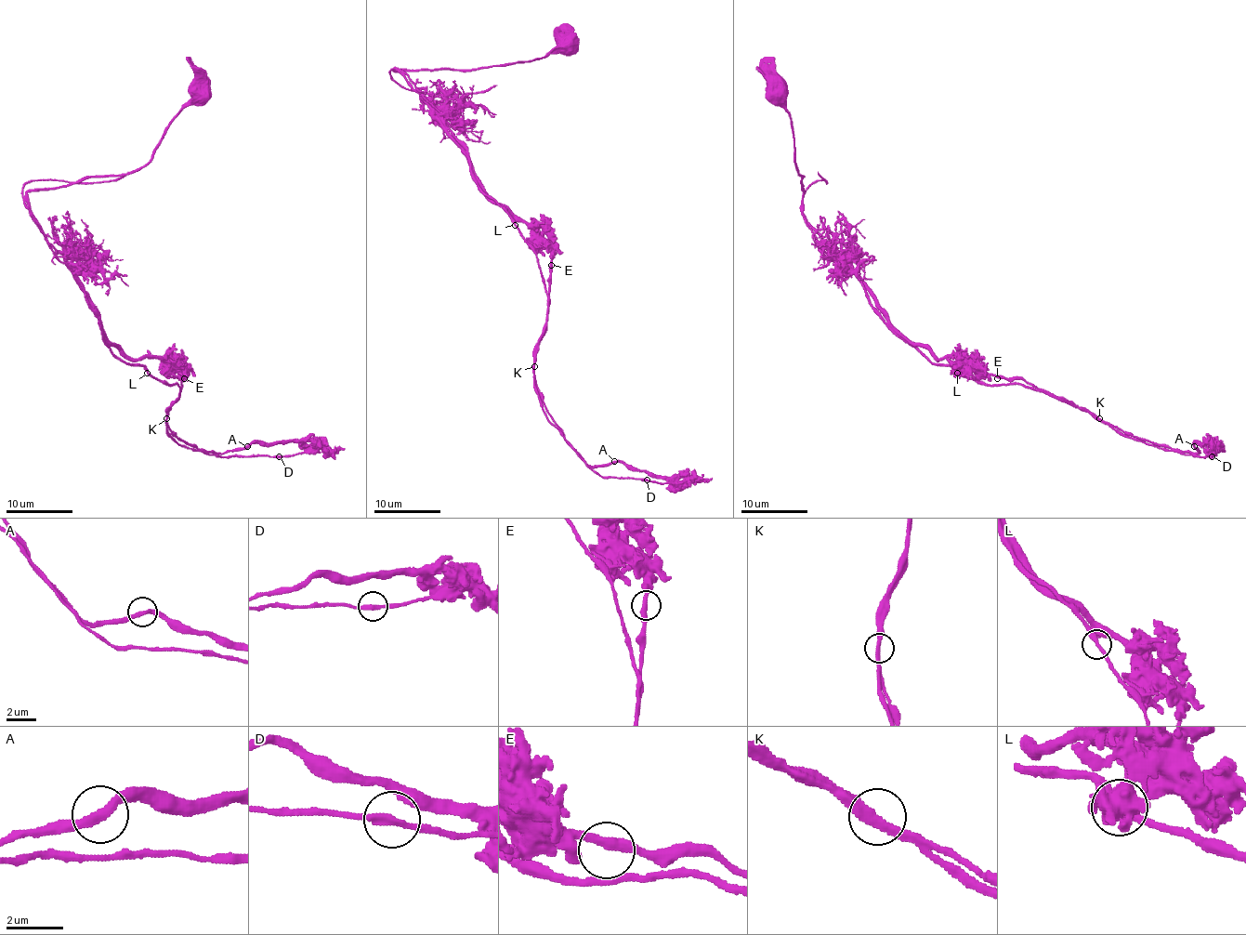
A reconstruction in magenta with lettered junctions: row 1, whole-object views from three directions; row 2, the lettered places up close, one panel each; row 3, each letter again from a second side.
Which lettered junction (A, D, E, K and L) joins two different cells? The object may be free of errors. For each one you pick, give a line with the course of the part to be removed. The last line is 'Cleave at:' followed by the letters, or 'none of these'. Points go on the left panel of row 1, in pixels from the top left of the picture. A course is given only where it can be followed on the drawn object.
K: (167, 418), (180, 388), (104, 343), (84, 284), (24, 202), (37, 179), (98, 183), (129, 171)
Cleave at: K

